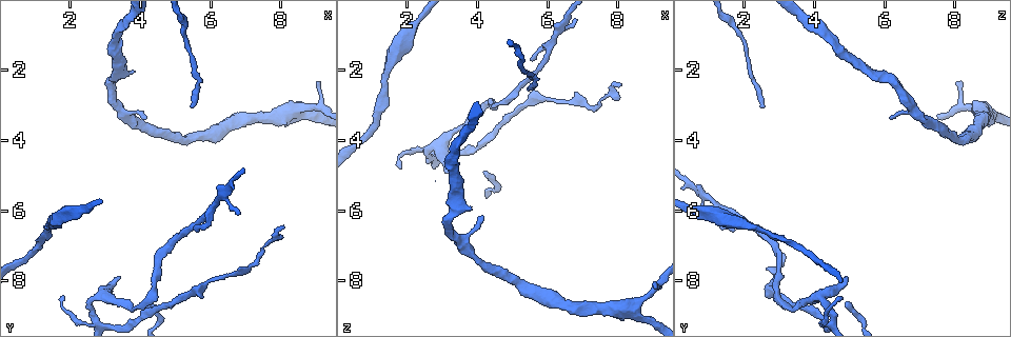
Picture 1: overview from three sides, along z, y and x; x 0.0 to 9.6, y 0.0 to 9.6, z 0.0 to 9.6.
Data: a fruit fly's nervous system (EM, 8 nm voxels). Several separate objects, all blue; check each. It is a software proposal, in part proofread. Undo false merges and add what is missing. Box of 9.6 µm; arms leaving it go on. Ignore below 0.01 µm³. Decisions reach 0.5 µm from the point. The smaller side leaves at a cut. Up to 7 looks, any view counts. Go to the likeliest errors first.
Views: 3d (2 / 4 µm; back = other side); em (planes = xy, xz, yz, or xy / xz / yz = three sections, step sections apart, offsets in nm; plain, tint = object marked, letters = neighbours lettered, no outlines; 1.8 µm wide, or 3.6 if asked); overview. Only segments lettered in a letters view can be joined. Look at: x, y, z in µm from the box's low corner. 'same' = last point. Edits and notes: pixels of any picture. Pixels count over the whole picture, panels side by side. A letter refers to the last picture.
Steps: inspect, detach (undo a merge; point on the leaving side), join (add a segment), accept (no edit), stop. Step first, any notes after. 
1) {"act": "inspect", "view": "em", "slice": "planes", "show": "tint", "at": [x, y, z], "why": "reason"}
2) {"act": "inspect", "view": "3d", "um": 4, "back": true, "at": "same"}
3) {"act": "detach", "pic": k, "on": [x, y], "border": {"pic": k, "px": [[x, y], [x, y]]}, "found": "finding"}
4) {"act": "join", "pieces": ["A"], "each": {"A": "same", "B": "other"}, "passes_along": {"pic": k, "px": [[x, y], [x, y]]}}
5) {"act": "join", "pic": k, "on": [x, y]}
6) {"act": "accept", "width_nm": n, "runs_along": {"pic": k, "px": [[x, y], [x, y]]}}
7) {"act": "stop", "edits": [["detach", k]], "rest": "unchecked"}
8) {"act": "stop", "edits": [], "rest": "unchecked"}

{"act": "inspect", "view": "em", "slice": "planes", "show": "tint", "at": [5.55, 6.50, 1.65], "why": "free end"}

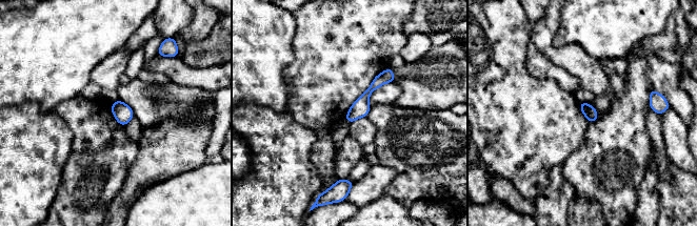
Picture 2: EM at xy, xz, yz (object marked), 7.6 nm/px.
{"act": "inspect", "view": "em", "slice": "planes", "show": "letters", "at": "same"}

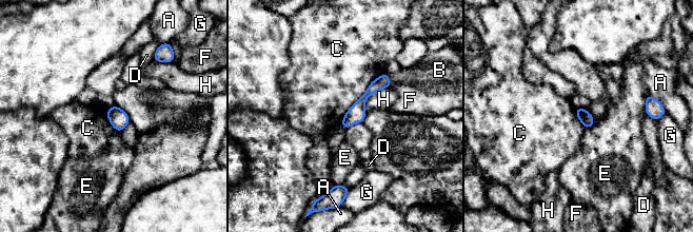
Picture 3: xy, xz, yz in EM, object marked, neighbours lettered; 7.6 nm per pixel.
{"act": "accept", "longest_contact_nm": ["C", 500], "each": {"A": "other", "B": "other", "C": "other", "D": "other", "E": "other", "F": "other", "G": "other", "H": "other"}, "border": {"pic": 3, "px": [[385, 72], [371, 82], [340, 122]]}, "found": "none of them fits"}

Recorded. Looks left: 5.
{"act": "inspect", "view": "em", "um": 3.6, "slice": "planes", "show": "letters", "at": [8.10, 6.50, 2.35], "why": "long arm stops here"}

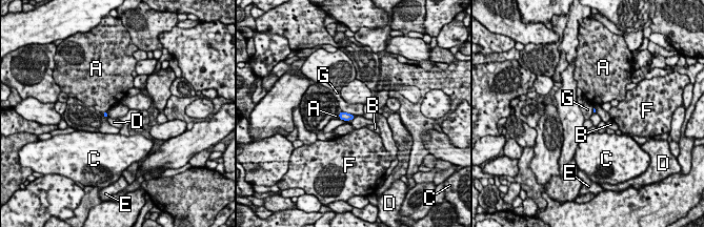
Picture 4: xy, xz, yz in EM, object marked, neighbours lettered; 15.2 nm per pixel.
{"act": "accept", "longest_contact_nm": ["G", 220], "each": {"A": "other", "B": "other", "C": "other", "D": "other", "E": "other", "F": "other", "G": "other"}, "border": {"pic": 4, "px": [[341, 110], [354, 116]]}, "found": "none of them fits"}

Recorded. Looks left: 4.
{"act": "inspect", "view": "em", "slice": "planes", "show": "letters", "at": [3.40, 7.85, 4.90], "why": "free end"}

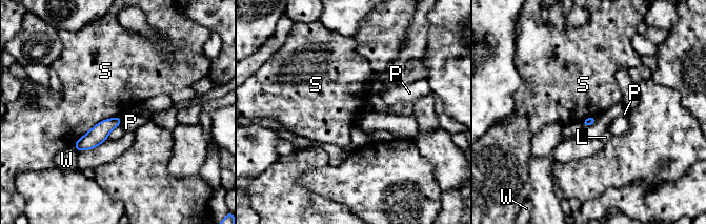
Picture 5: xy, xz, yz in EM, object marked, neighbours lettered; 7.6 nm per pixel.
{"act": "accept", "each": {"L": "other", "P": "other", "S": "other", "W": "other"}, "border": {"pic": 5, "px": [[120, 116], [96, 123], [73, 145]]}, "found": "none of them fits"}

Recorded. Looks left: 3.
{"act": "stop", "edits": [], "rest": "unchecked"}

